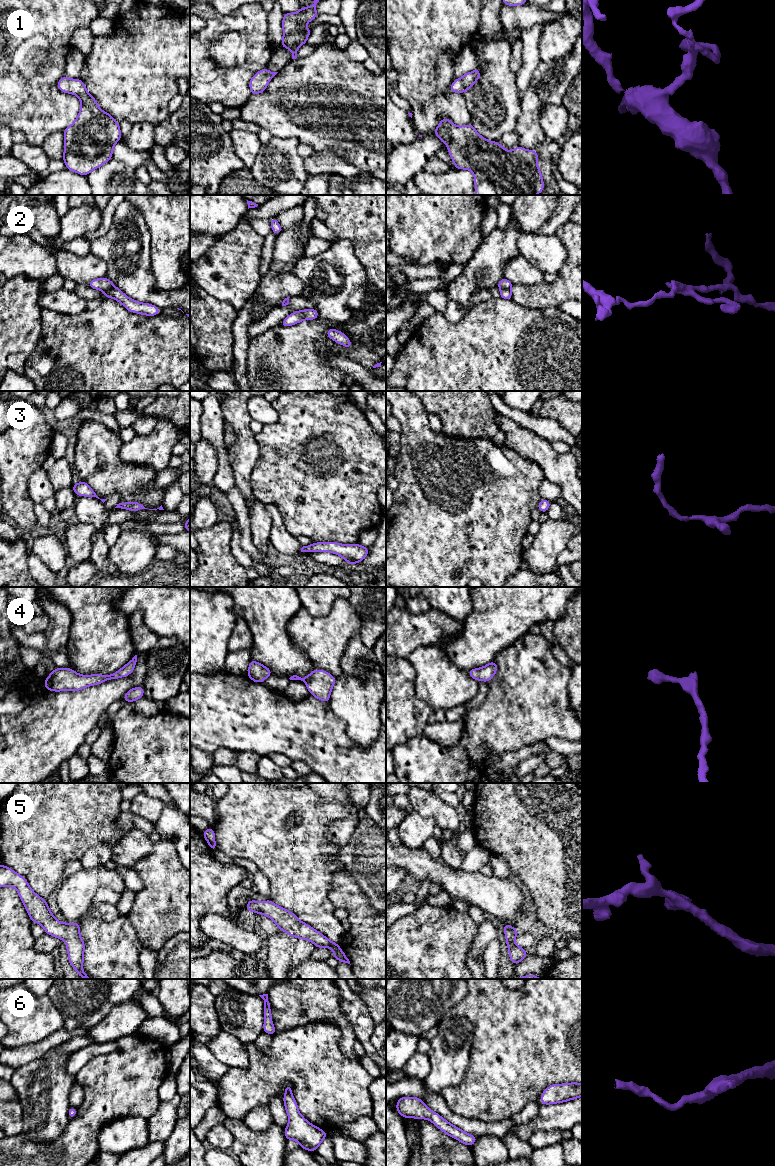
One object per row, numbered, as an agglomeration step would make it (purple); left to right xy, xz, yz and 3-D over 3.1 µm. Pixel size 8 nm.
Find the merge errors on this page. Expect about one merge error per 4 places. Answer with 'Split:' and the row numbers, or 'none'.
Split: 2

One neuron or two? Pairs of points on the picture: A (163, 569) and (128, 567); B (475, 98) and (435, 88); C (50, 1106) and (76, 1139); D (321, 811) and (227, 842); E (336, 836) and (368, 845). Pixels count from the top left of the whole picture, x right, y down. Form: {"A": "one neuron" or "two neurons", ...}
{"A": "two neurons", "B": "two neurons", "C": "two neurons", "D": "one neuron", "E": "two neurons"}

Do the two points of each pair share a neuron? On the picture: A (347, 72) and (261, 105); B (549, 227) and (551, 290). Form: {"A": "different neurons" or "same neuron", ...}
{"A": "same neuron", "B": "different neurons"}

